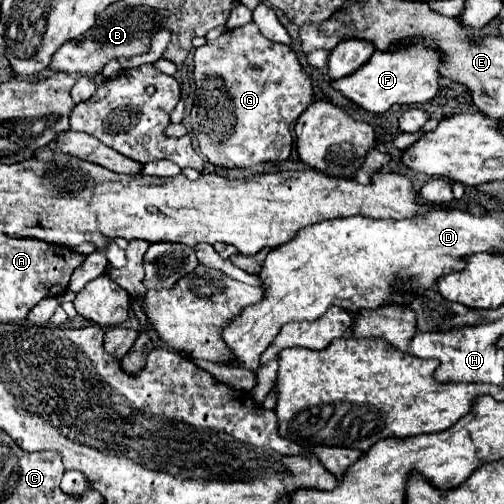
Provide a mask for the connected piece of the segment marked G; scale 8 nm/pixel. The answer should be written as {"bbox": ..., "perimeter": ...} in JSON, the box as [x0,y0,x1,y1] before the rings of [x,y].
{"bbox":[189,22,313,168],"perimeter":[[[251,22],[251,24],[241,26],[241,28],[223,32],[217,40],[211,40],[211,42],[203,44],[201,48],[195,50],[195,58],[193,58],[193,60],[195,60],[195,70],[193,70],[193,74],[195,74],[195,86],[197,86],[197,90],[195,90],[195,104],[193,104],[191,114],[189,114],[189,126],[191,126],[191,132],[195,134],[195,138],[199,140],[201,154],[203,154],[209,162],[213,162],[213,164],[217,164],[217,166],[221,166],[221,168],[251,168],[251,166],[255,166],[255,164],[259,164],[259,162],[265,162],[265,160],[273,160],[273,162],[283,162],[283,160],[287,160],[289,154],[291,154],[291,150],[293,150],[293,134],[291,134],[291,128],[293,128],[295,120],[301,116],[301,112],[303,112],[303,110],[311,104],[311,100],[313,100],[313,78],[303,70],[303,66],[301,66],[297,54],[295,54],[289,46],[283,46],[283,44],[277,44],[277,42],[267,40],[267,38],[259,32],[257,24]]]}

